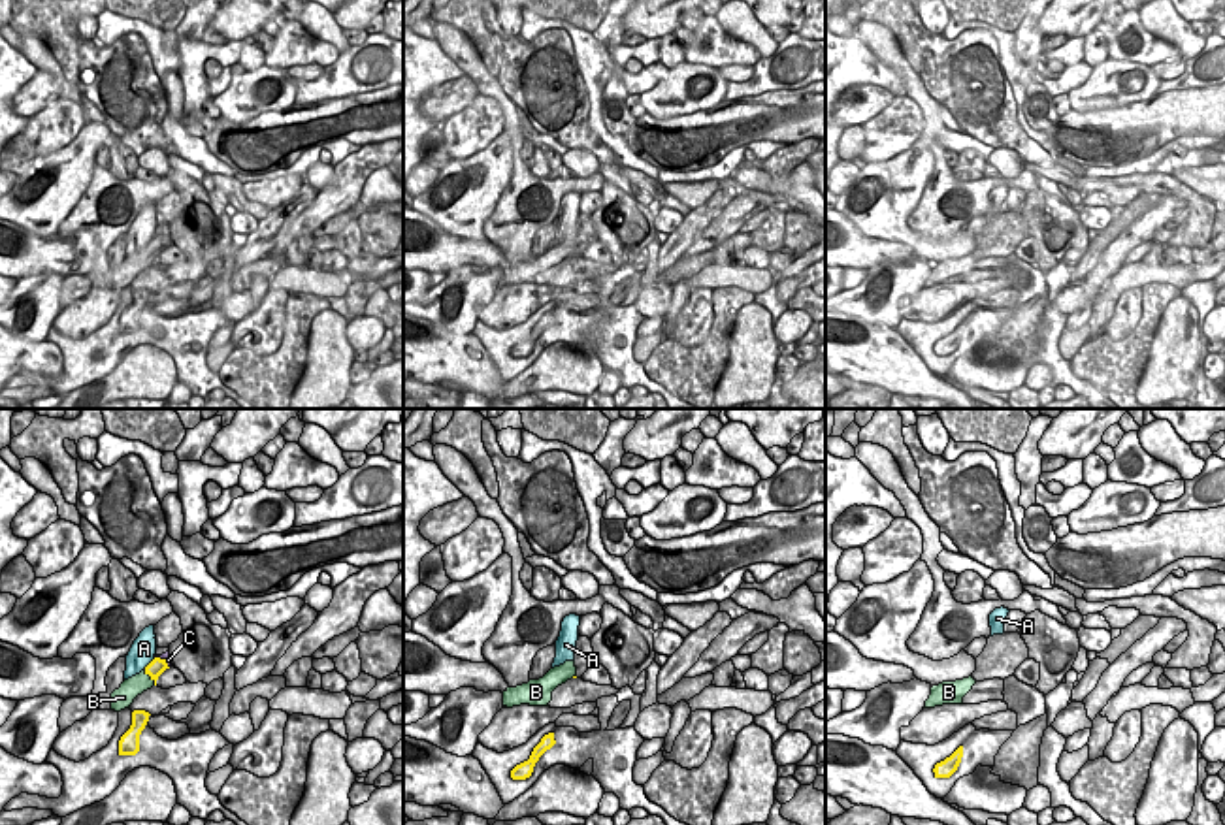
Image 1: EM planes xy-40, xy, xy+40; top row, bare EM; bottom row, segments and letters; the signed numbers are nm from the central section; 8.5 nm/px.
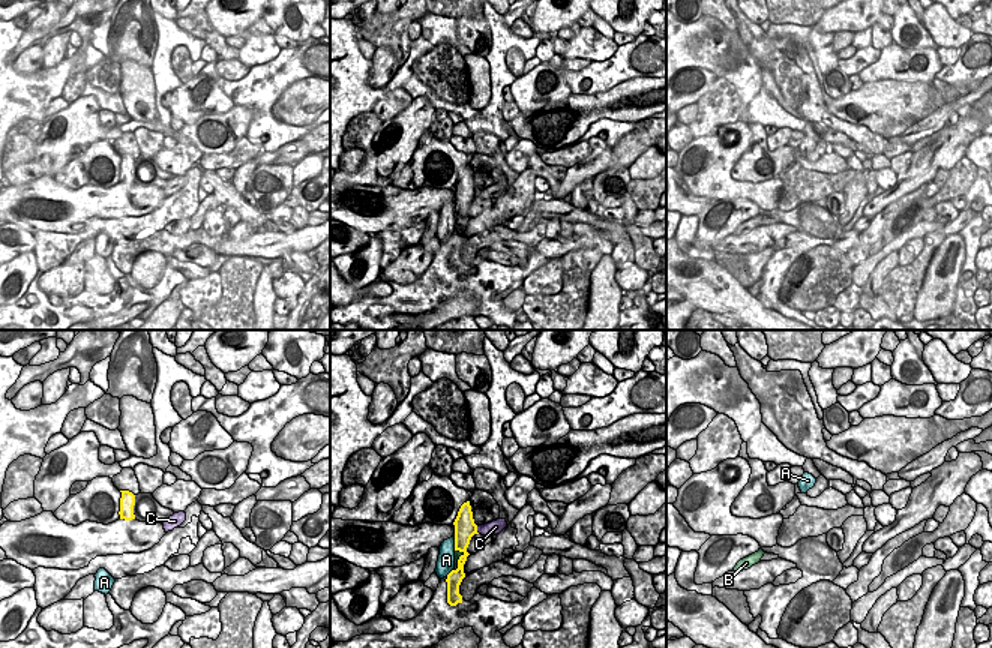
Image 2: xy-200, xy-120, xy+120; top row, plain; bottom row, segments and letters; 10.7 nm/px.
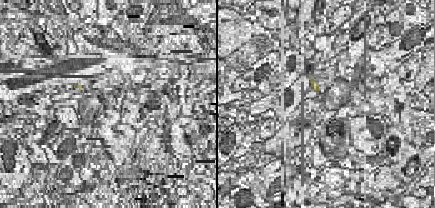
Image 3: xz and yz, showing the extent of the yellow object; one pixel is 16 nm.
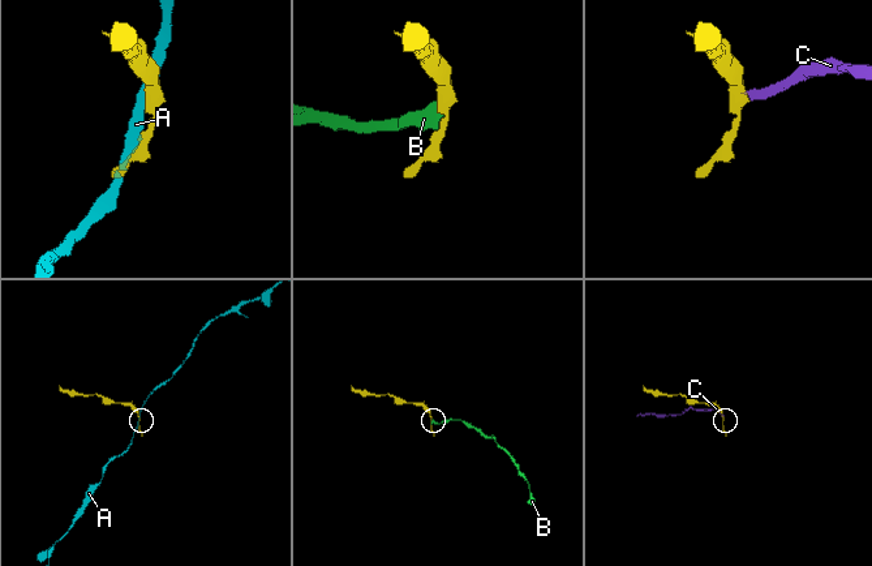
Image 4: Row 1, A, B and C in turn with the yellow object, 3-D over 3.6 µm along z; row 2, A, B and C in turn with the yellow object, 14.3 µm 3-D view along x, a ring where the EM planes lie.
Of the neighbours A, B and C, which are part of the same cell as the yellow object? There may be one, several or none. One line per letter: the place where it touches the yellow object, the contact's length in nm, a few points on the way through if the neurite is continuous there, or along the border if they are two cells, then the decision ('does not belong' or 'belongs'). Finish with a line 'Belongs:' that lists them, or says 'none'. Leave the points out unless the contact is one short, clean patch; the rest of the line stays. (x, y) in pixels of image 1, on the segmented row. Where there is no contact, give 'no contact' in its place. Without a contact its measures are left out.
A: contact xy-40 (151, 662); length 140 nm; does not belong
B: contact xy-40 (149, 675); length 180 nm; border xy-40 (144, 669), (155, 684); does not belong
C: contact xy-40 (163, 660); length 160 nm; border xy-40 (155, 656), (168, 667); does not belong
Belongs: none

